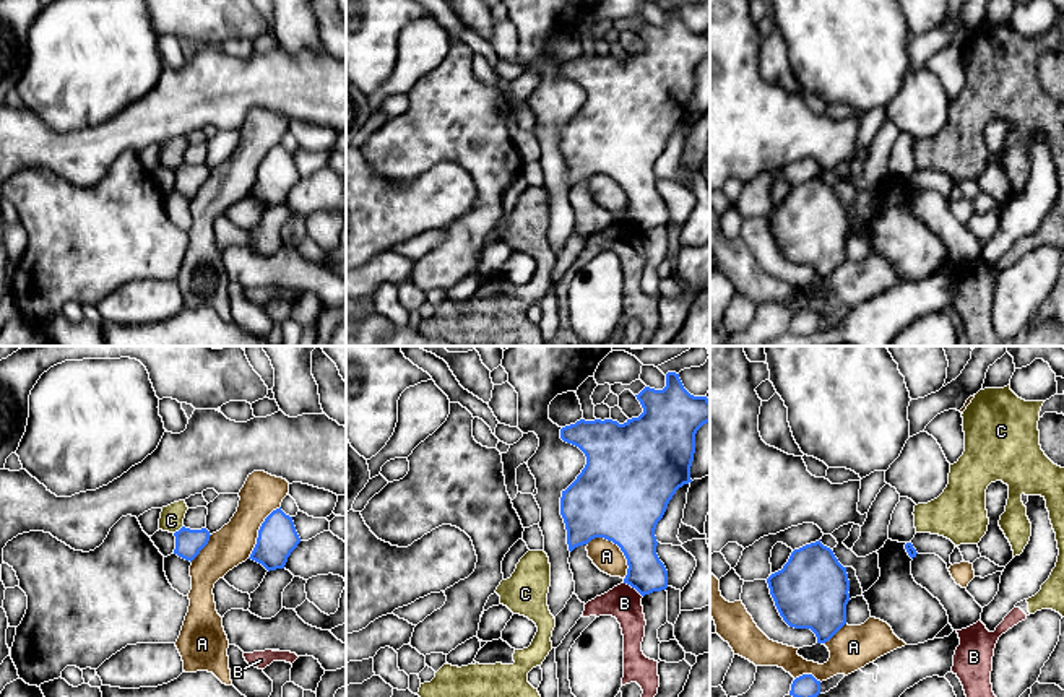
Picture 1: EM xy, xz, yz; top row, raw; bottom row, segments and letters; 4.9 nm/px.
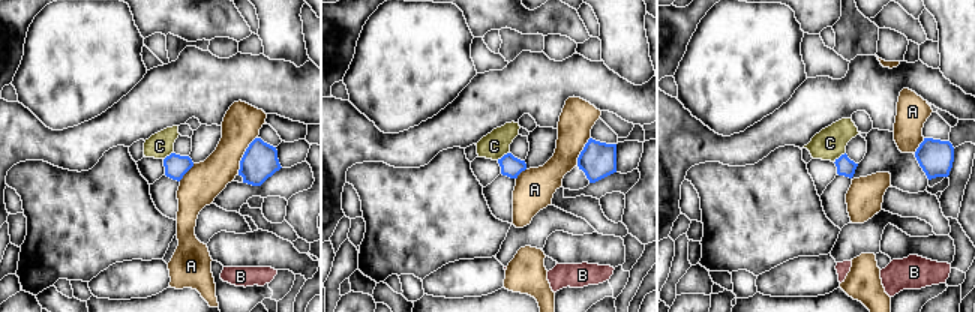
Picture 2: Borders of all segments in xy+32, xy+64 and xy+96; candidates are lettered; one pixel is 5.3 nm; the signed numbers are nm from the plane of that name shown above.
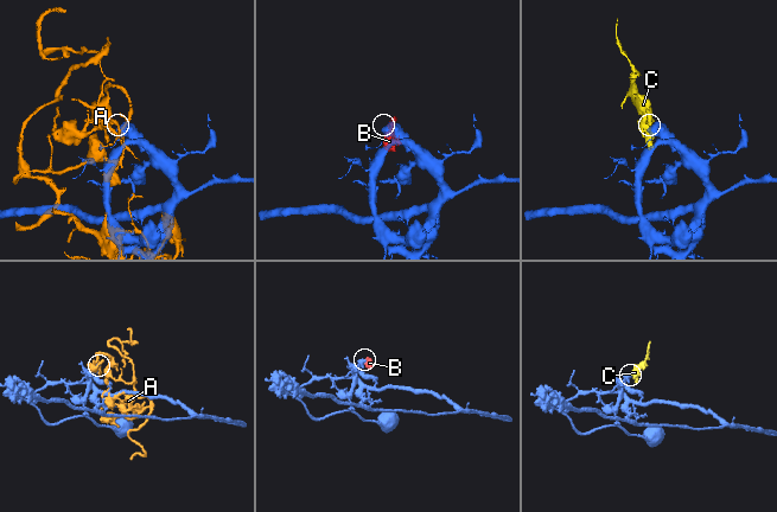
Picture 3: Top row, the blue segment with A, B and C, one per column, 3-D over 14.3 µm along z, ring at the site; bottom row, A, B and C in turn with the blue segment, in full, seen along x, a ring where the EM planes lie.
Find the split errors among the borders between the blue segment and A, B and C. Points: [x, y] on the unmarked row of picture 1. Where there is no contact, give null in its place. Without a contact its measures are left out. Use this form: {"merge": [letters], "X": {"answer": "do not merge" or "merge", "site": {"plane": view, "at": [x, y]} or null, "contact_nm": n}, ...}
{"merge": [], "A": {"answer": "do not merge", "site": {"plane": "xz", "at": [621, 186]}, "contact_nm": 260}, "B": {"answer": "do not merge", "site": {"plane": "xz", "at": [634, 223]}, "contact_nm": 120}, "C": {"answer": "do not merge", "site": {"plane": "xy", "at": [179, 166]}, "contact_nm": 60}}

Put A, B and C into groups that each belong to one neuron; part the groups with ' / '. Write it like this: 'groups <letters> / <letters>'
groups A / B C

